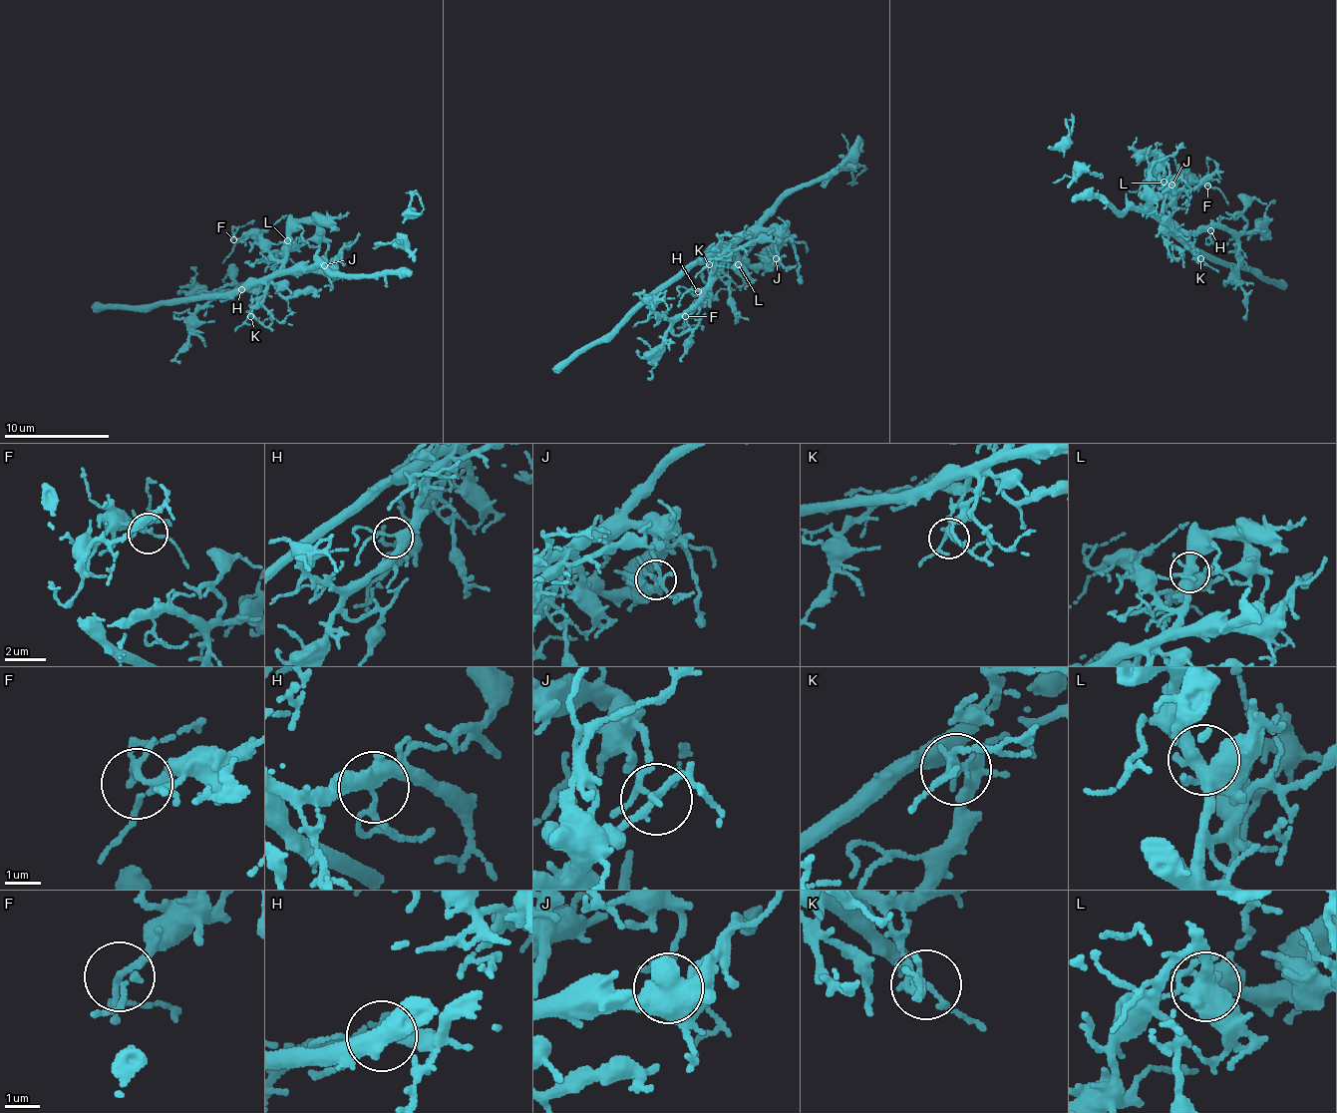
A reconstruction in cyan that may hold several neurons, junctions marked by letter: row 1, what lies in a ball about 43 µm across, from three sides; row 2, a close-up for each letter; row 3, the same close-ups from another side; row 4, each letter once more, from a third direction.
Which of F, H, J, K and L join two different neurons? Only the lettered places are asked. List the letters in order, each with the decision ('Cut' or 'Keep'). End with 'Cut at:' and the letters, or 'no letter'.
F: Keep
H: Keep
J: Keep
K: Keep
L: Keep
Cut at: no letter

